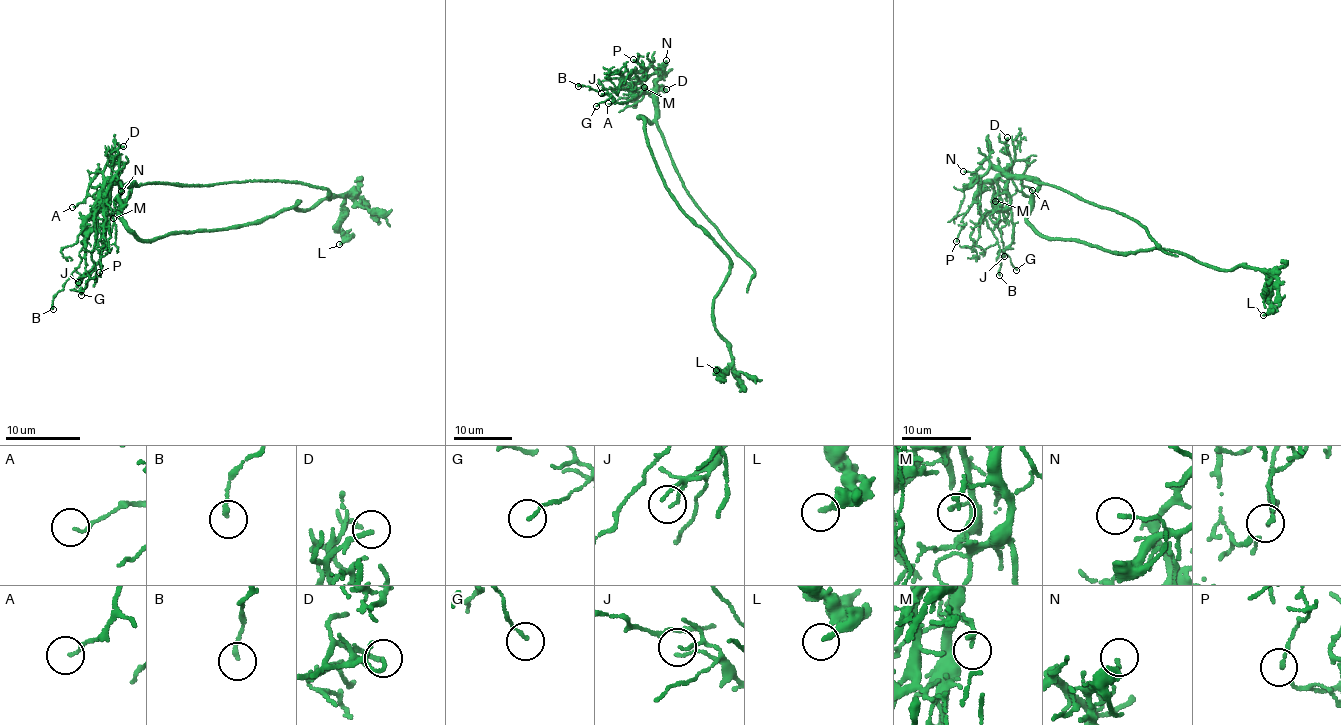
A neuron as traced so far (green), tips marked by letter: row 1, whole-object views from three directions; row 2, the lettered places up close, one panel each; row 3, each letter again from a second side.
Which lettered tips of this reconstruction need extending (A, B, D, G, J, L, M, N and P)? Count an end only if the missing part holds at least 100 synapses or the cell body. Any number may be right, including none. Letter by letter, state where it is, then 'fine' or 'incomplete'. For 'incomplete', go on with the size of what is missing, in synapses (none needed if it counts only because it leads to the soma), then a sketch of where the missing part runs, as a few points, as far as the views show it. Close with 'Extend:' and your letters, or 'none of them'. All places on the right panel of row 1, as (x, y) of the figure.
A: (1032, 190) | fine
B: (999, 275) | fine
D: (1007, 137) | fine
G: (1016, 270) | fine
J: (1004, 256) | fine
L: (1263, 315) | fine
M: (995, 201) | fine
N: (963, 171) | fine
P: (956, 241) | fine
Extend: none of them

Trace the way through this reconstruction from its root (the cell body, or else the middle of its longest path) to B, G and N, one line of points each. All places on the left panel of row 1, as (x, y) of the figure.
B: (163, 236), (145, 242), (128, 228), (122, 201), (132, 184), (109, 183), (83, 240), (81, 263), (53, 309)
G: (163, 236), (145, 242), (126, 226), (122, 201), (132, 184), (115, 182), (109, 192), (103, 251), (81, 295)
N: (163, 236), (145, 242), (128, 228), (122, 216), (122, 201), (132, 184), (122, 189), (118, 182), (121, 191)

